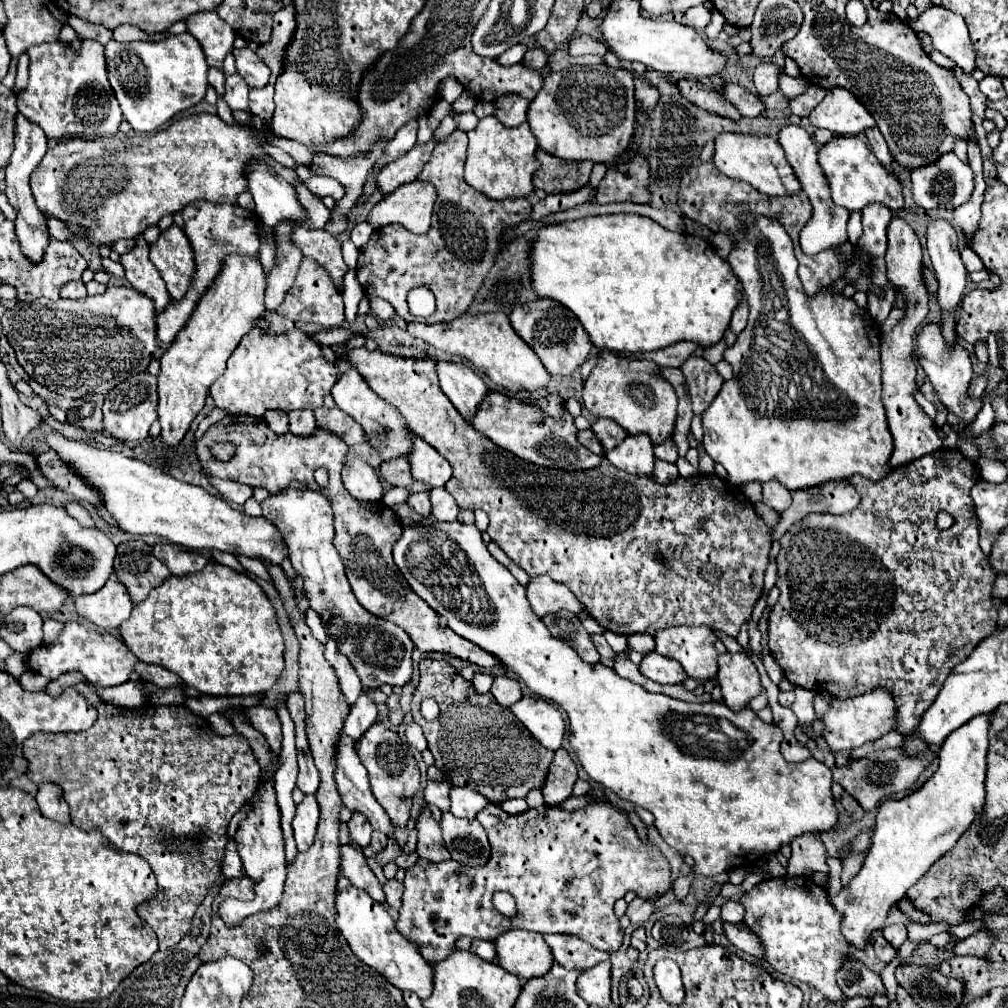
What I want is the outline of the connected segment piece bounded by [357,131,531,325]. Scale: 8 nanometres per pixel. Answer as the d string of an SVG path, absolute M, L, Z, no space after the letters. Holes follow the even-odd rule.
M453 131L445 143L439 143L433 149L433 155L431 155L429 163L423 167L423 171L419 175L419 179L433 183L435 189L437 189L437 201L435 201L435 209L433 209L431 229L425 235L415 235L415 233L403 229L401 225L385 225L385 227L373 231L369 243L359 253L357 279L363 287L363 291L369 297L381 297L381 299L389 301L393 305L393 309L397 311L397 315L403 317L405 321L419 321L419 323L433 325L433 323L451 321L451 319L463 315L469 309L469 305L473 303L485 275L491 271L491 267L495 265L497 255L503 249L503 241L501 241L503 231L517 227L531 213L531 203L527 199L491 201L491 199L483 197L479 191L471 189L471 185L465 183L463 172L467 146L467 133ZM413 287L427 287L427 289L433 291L433 295L437 299L437 311L431 317L415 317L415 315L409 313L409 307L407 307L405 299L407 299L407 293Z

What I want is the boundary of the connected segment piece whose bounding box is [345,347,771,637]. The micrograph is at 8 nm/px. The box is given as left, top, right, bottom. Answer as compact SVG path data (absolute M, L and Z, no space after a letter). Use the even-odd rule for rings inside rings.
M365 347L361 349L351 349L345 355L345 361L349 361L353 367L357 367L357 371L363 375L363 379L367 381L367 385L381 397L385 399L389 405L393 405L407 421L409 429L419 435L423 441L427 441L429 445L433 445L433 449L437 449L453 467L453 477L447 481L445 489L455 497L457 505L461 509L483 509L489 515L489 537L507 553L507 557L517 563L521 569L525 569L529 573L529 577L539 577L539 575L549 575L553 581L567 585L575 597L581 601L583 609L605 629L619 633L619 635L631 635L631 633L649 633L653 635L659 629L665 627L677 627L677 625L707 625L713 631L721 631L729 637L737 637L741 625L745 625L751 619L751 611L757 603L757 599L761 597L763 591L763 573L767 569L769 563L769 549L771 549L771 541L769 541L769 527L765 525L765 521L755 513L755 507L751 501L747 501L747 497L729 481L717 477L717 475L693 475L693 477L677 477L671 483L659 485L655 481L653 475L629 475L617 467L611 467L611 463L603 457L601 465L587 469L587 471L561 471L561 469L549 469L549 467L539 467L533 463L527 463L519 457L515 457L513 453L497 447L495 443L491 443L487 437L483 437L483 433L475 433L475 429L471 429L467 425L467 421L459 415L459 411L451 405L451 401L445 397L445 393L439 389L439 379L435 373L435 361L431 359L411 359L411 357L397 357L385 351L369 351ZM655 553L663 553L665 557L665 565L655 561Z

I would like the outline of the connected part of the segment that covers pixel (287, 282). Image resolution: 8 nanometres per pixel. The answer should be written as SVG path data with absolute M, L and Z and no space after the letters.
M283 221L279 225L279 229L275 229L277 255L275 255L275 265L267 277L267 281L269 281L267 291L265 291L267 311L275 311L283 303L287 291L293 287L293 281L299 271L299 263L303 259L303 253L291 241L291 233L293 233L291 221L287 221L287 225Z

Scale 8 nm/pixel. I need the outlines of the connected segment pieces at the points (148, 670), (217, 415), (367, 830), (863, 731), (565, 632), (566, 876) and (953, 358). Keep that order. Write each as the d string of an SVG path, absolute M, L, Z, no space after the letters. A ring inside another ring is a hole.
M139 661L135 669L137 669L137 673L139 673L139 677L143 681L149 681L149 683L161 687L161 689L169 689L173 685L181 685L183 683L183 679L179 675L175 675L175 673L159 667L159 665L143 665Z
M215 407L201 423L199 423L199 429L197 429L197 433L195 433L195 441L201 438L201 435L205 435L205 429L207 427L211 427L211 425L215 425L215 423L219 423L223 417L227 417L229 413L227 411L223 411L223 409L219 409L219 407Z
M353 813L347 827L349 827L351 841L357 843L361 849L365 849L369 845L369 841L371 841L371 831L373 831L371 823L367 823L367 817L363 817L361 813Z
M875 689L871 693L855 695L845 701L833 699L829 709L821 715L821 721L825 725L823 739L829 743L833 751L843 749L857 749L867 741L873 741L889 731L895 729L895 703L891 701L891 695L885 689Z
M557 611L557 613L543 617L543 623L547 625L547 629L551 631L553 637L557 637L563 643L567 643L569 647L573 647L583 661L587 661L591 665L601 661L601 657L599 657L599 653L591 641L591 635L583 629L583 625L575 617L575 613Z
M591 789L589 797L591 803L577 811L539 807L527 809L521 815L509 815L495 803L485 805L485 809L477 813L477 821L485 827L491 843L489 861L485 865L471 867L451 859L441 863L419 859L405 871L403 905L399 909L399 919L395 921L397 931L409 941L417 943L421 955L429 963L447 959L455 951L455 941L463 935L495 941L507 929L537 931L541 935L567 933L591 943L601 951L617 951L623 943L623 931L613 913L615 901L627 891L635 891L637 897L647 901L663 897L671 889L671 865L653 843L641 843L629 817L613 807L603 791ZM495 891L509 891L515 897L517 913L513 917L505 917L495 909L491 901Z
M925 325L925 329L921 329L921 333L917 335L917 363L925 369L929 381L935 387L935 393L939 397L939 401L947 407L947 411L951 411L953 415L957 415L961 421L971 423L977 413L983 407L981 399L973 399L969 395L969 383L973 377L973 367L971 367L971 359L965 347L955 345L955 353L947 353L947 347L943 345L943 337L939 337L939 325Z

